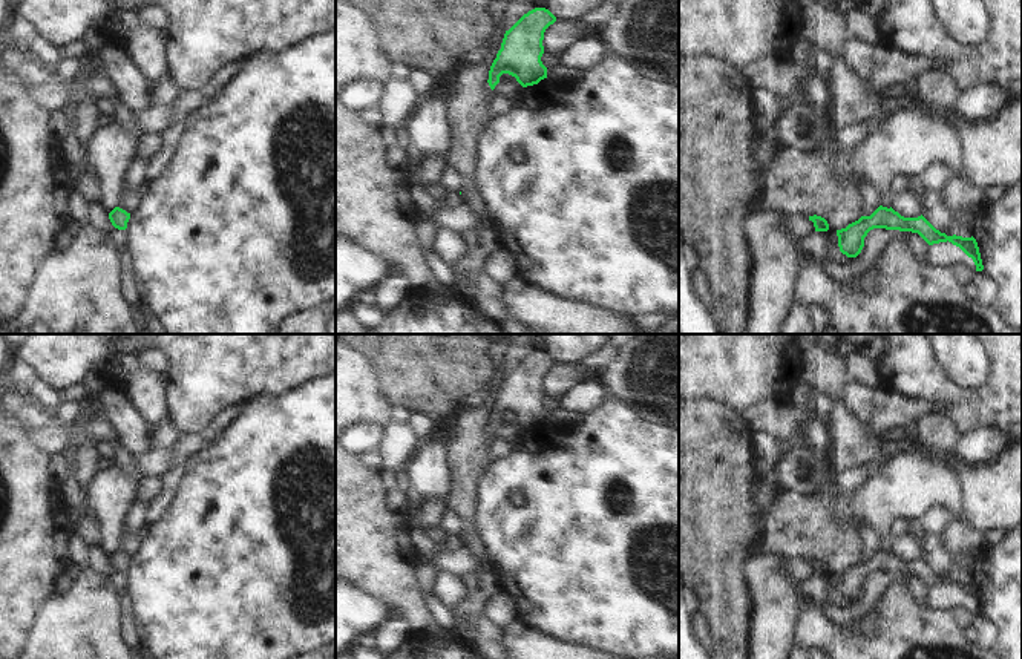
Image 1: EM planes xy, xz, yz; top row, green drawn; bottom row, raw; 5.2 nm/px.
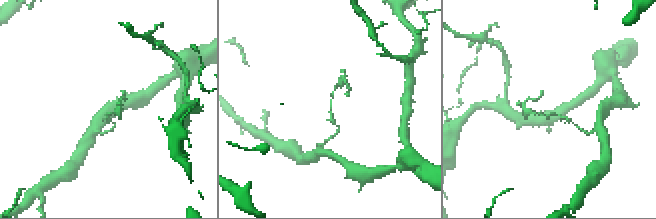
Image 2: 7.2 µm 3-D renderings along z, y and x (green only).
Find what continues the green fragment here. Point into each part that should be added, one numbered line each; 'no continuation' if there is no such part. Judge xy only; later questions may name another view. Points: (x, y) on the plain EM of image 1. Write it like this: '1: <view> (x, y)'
no continuation

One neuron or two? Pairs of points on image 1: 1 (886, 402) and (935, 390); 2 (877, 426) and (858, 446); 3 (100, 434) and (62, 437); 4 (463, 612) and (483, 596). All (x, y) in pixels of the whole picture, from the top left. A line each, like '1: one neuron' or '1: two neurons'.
1: two neurons
2: two neurons
3: one neuron
4: one neuron

